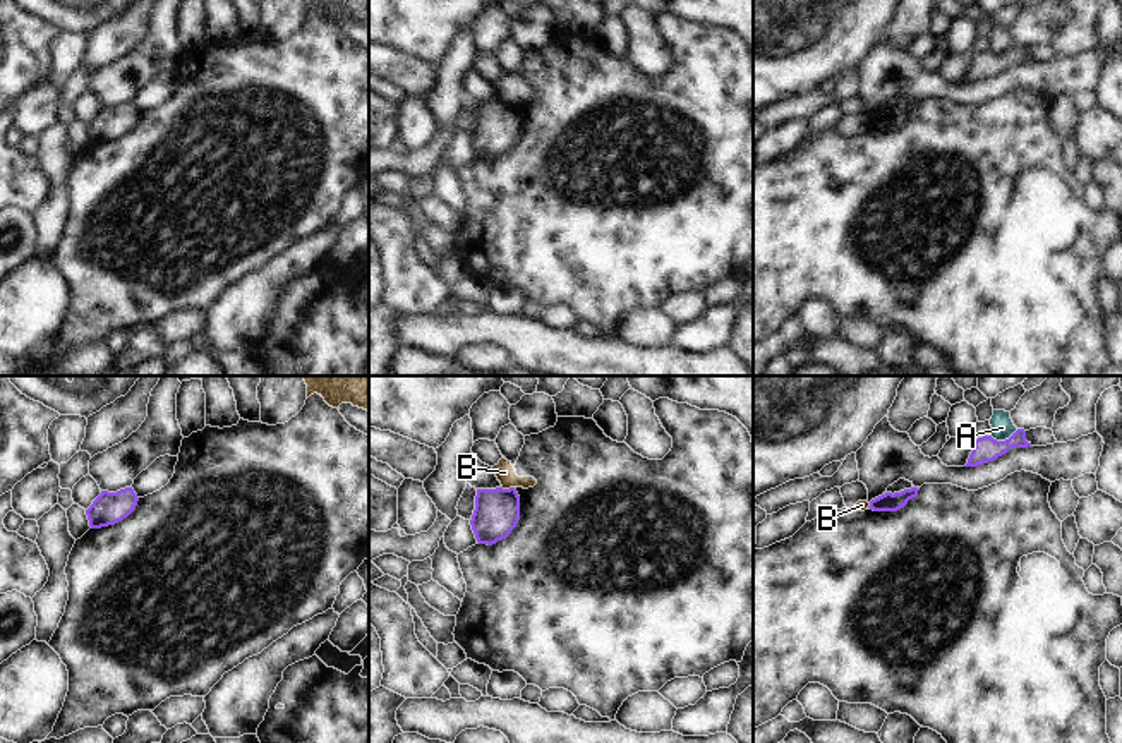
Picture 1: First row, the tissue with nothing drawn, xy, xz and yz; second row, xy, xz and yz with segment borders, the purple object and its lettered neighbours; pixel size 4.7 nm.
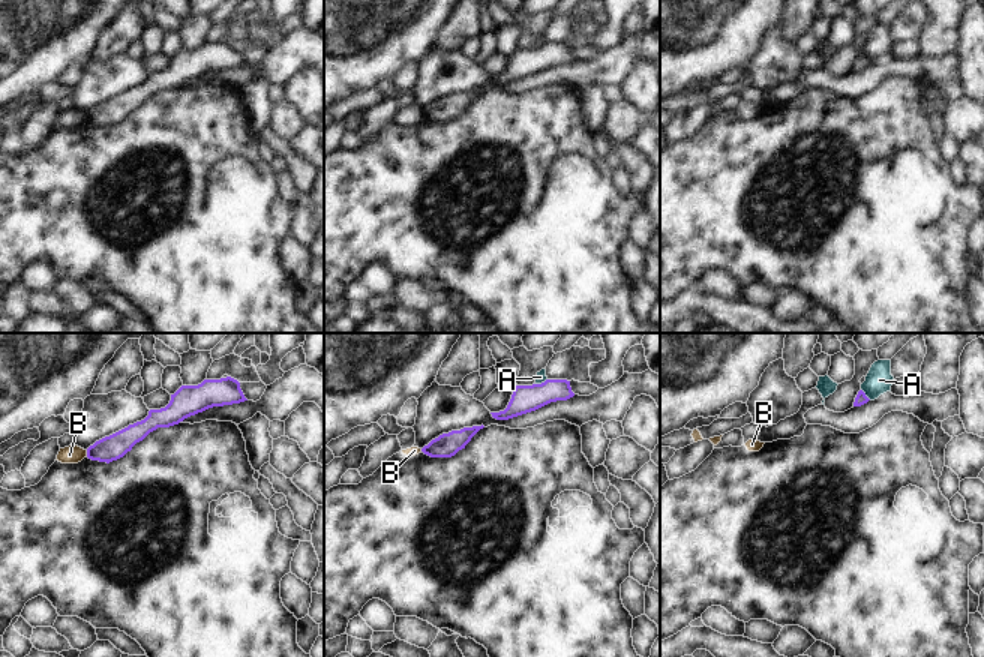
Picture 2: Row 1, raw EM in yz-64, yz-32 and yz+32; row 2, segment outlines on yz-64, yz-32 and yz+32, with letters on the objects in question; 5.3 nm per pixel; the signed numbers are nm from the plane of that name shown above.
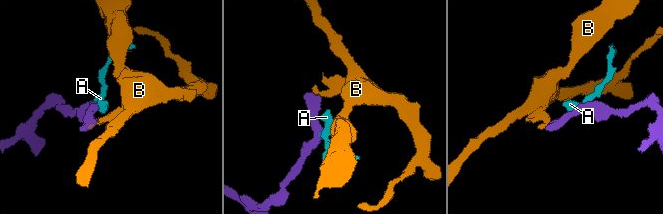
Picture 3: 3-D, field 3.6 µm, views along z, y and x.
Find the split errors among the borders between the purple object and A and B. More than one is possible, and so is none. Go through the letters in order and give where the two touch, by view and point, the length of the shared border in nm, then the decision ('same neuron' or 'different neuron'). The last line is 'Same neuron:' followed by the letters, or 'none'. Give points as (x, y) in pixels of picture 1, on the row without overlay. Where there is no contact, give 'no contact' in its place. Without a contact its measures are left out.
A: meets purple in yz at (1006, 55); contact 140 nm long; different neuron
B: meets purple in xz at (506, 105); contact 60 nm long; different neuron
Same neuron: none

